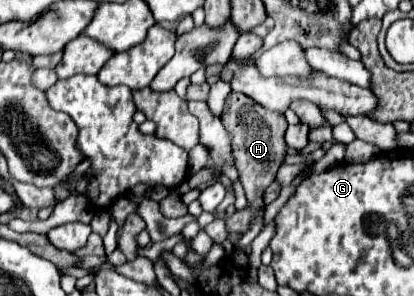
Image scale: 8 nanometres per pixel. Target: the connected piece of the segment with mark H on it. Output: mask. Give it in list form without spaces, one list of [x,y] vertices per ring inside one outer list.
[[[230,93],[222,111],[222,121],[232,135],[232,147],[234,147],[234,159],[236,159],[236,169],[240,173],[240,181],[246,193],[246,199],[250,203],[248,209],[236,211],[230,219],[226,219],[228,233],[244,233],[250,225],[250,219],[254,217],[254,211],[260,209],[262,203],[262,193],[264,189],[274,181],[278,167],[284,163],[286,157],[286,119],[280,113],[274,113],[270,109],[264,109],[262,105],[256,105],[250,97],[244,97],[240,93]]]

